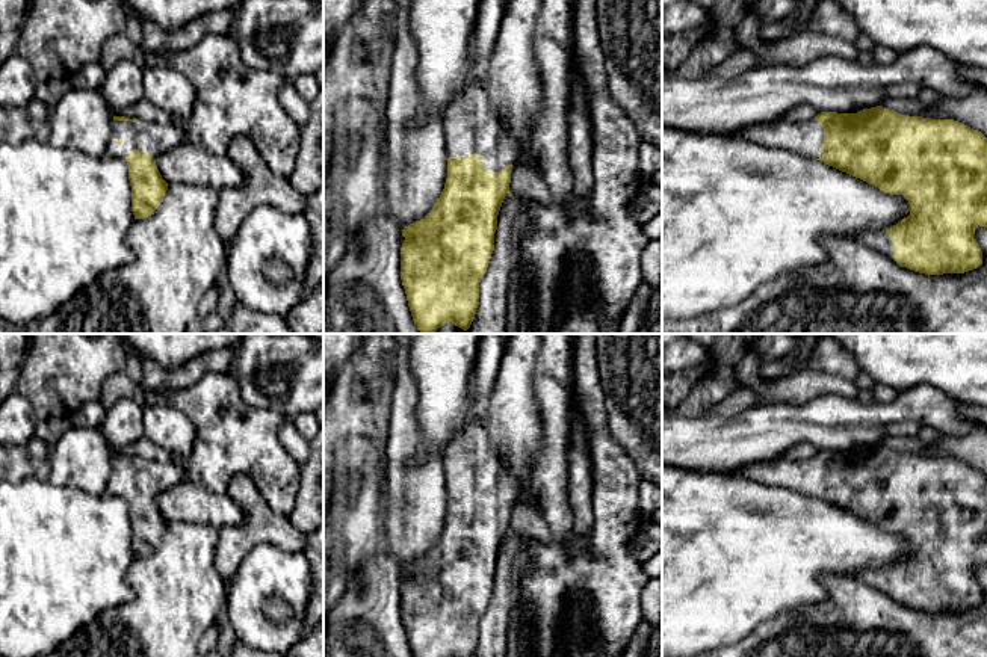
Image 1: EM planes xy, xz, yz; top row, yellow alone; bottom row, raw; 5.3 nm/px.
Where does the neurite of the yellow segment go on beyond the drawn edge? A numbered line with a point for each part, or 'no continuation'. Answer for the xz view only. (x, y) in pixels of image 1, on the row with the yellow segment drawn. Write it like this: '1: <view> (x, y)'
1: xz (470, 126)

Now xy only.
1: xy (154, 138)

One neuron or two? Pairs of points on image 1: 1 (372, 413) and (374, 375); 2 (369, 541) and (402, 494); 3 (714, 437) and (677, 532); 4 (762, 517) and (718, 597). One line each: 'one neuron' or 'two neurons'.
1: one neuron
2: two neurons
3: two neurons
4: one neuron

